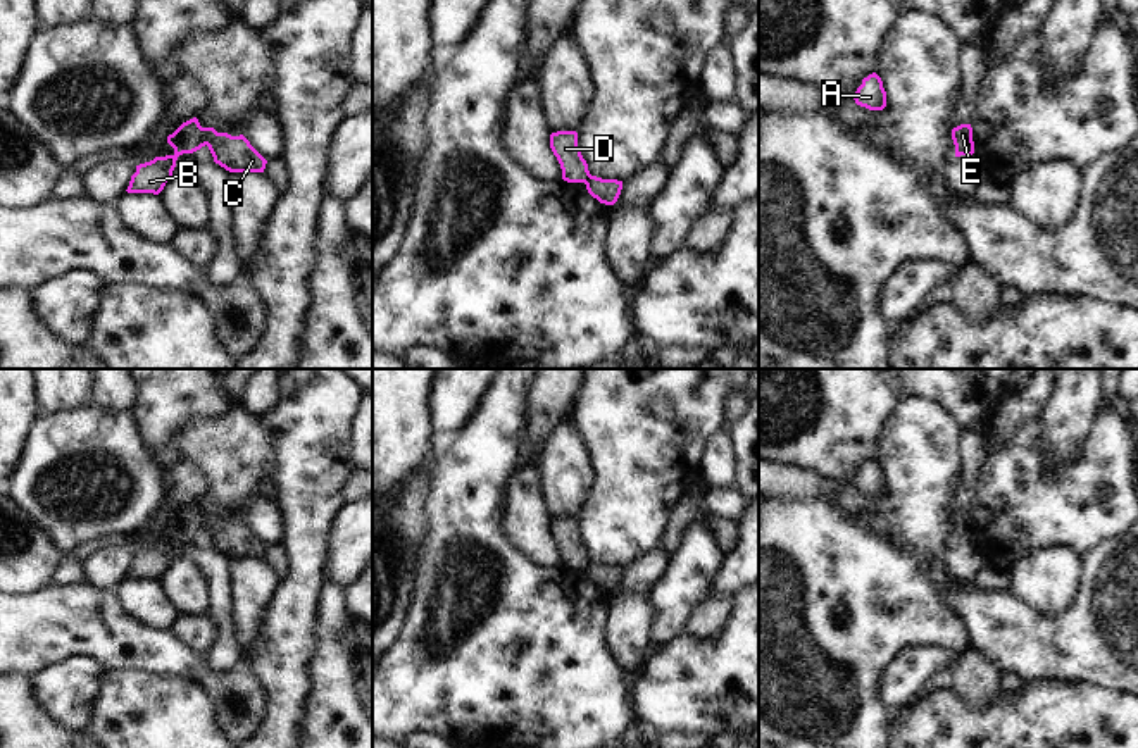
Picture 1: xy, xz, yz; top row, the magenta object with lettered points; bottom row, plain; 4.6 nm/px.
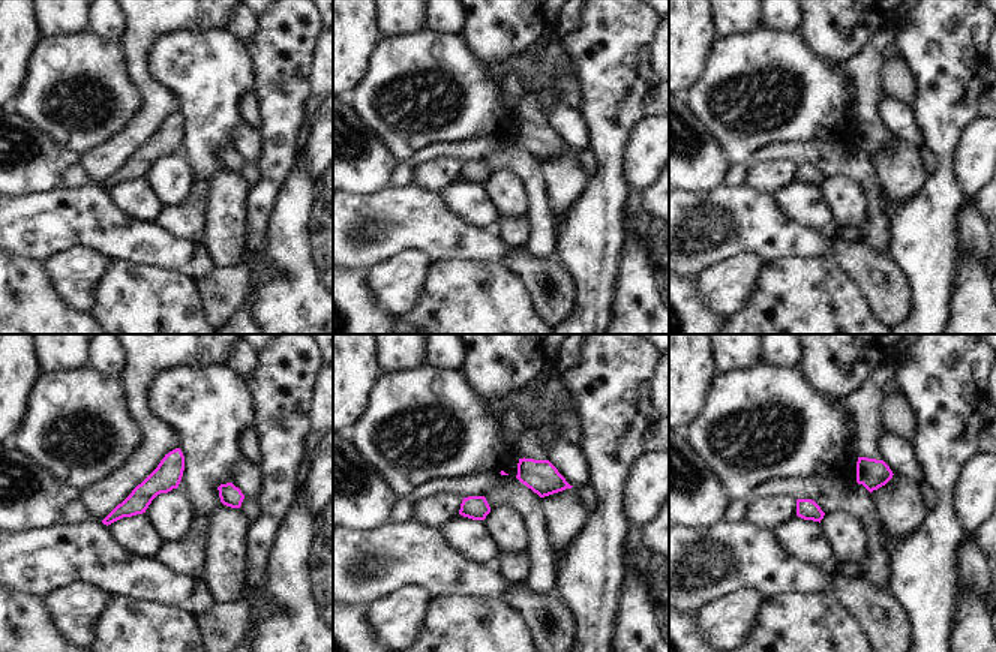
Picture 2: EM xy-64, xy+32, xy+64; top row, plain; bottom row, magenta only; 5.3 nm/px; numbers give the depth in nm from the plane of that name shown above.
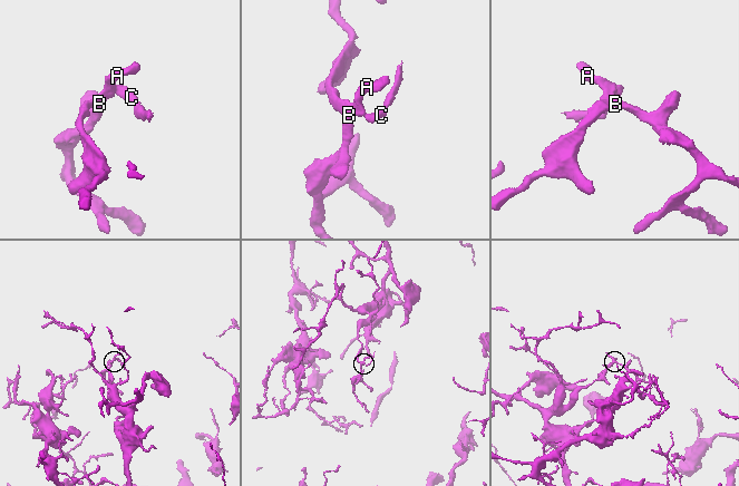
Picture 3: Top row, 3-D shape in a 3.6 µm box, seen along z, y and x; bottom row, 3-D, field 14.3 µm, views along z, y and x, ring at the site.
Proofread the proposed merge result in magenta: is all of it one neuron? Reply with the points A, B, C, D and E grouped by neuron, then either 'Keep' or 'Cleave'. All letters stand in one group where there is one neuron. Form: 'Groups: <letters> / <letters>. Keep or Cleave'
Groups: A B D / C E. Cleave.

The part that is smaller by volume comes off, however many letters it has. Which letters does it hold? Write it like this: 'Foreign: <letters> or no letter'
Foreign: C, E

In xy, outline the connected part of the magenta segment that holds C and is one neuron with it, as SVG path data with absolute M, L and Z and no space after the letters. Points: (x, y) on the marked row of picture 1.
M203 128L202 146L209 146L214 162L229 172L264 172L267 160L240 134L217 133Z

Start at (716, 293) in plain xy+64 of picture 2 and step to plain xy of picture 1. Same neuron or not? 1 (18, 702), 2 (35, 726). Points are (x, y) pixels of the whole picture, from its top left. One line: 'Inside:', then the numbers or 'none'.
Inside: none

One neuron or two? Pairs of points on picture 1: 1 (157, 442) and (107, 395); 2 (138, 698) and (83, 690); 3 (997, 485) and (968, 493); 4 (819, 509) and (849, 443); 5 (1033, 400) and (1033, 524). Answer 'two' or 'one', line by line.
1: two
2: two
3: two
4: two
5: two

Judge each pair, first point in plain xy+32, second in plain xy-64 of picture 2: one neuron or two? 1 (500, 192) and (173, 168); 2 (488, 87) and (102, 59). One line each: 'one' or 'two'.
1: one
2: one

